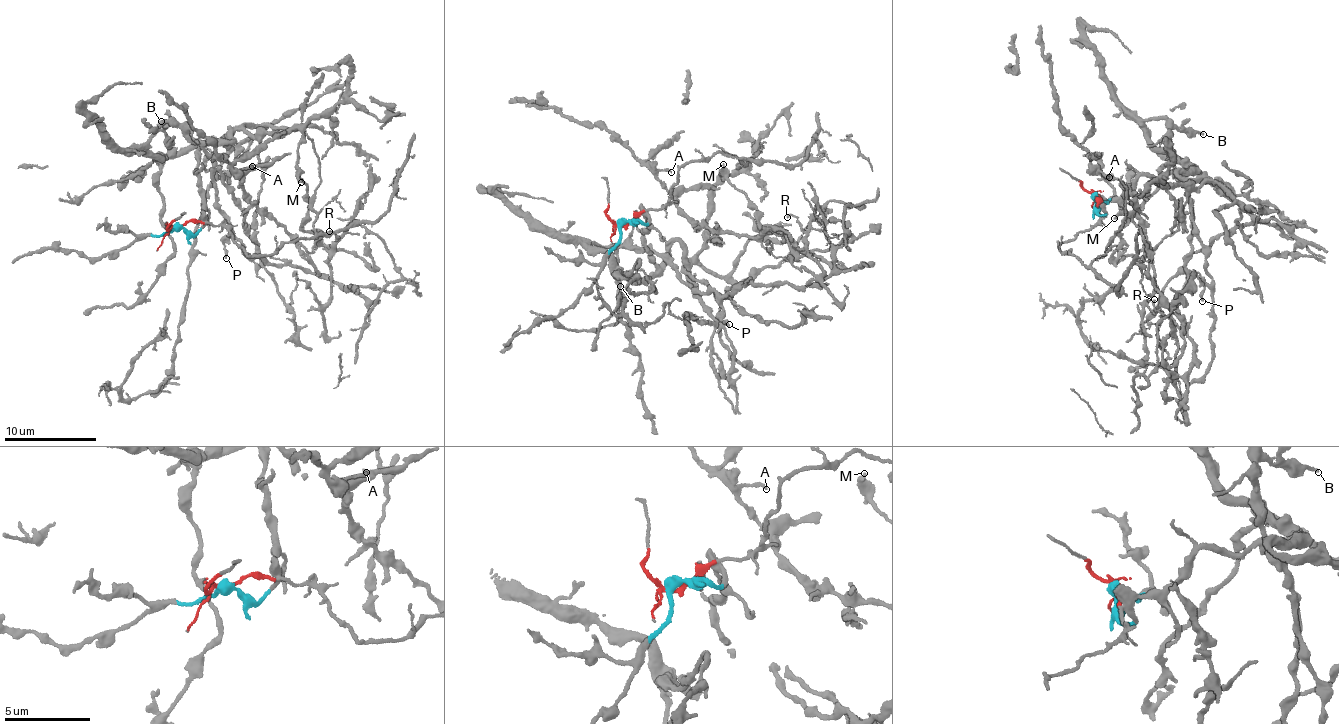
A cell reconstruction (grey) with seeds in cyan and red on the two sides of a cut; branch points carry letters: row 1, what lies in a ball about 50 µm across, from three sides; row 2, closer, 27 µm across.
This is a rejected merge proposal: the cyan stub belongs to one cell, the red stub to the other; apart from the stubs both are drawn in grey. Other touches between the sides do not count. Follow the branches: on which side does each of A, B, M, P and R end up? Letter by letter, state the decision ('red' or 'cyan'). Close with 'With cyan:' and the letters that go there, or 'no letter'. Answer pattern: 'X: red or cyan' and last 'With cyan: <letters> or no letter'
A: cyan
B: cyan
M: cyan
P: cyan
R: cyan
With cyan: A, B, M, P, R

